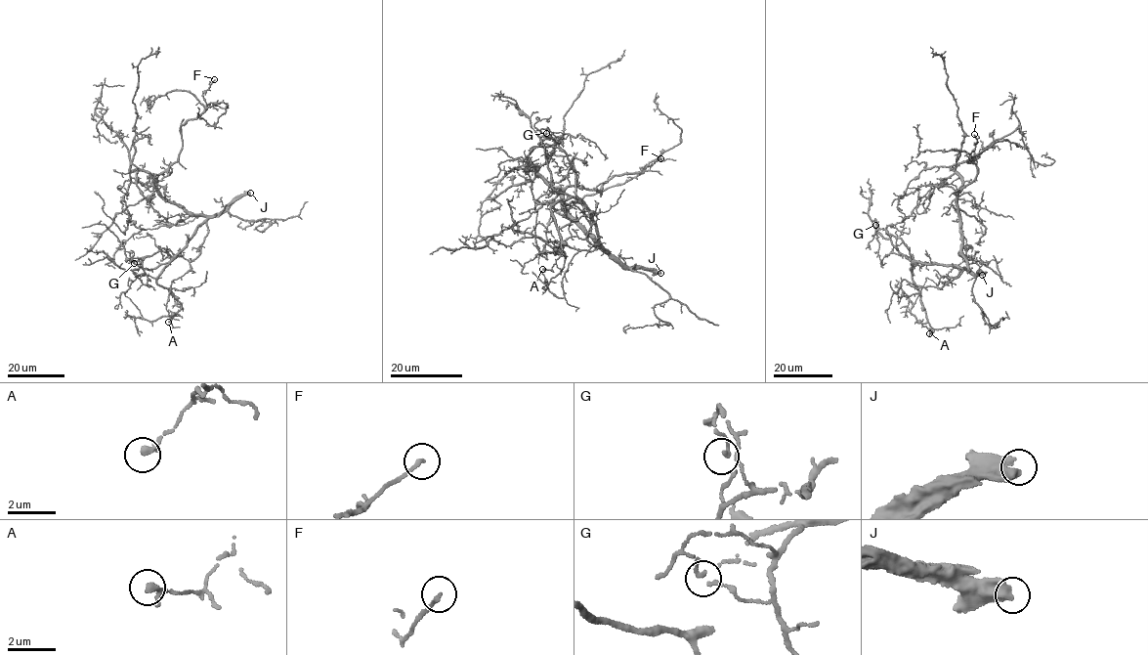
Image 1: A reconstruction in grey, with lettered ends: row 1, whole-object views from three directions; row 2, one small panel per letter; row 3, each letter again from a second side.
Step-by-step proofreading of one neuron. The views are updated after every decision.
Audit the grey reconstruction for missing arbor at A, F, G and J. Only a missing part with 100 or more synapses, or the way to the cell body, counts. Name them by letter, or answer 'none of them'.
J

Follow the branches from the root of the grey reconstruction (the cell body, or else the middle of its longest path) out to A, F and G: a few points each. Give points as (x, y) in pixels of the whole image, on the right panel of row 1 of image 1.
A: (958, 218), (965, 267), (912, 264), (912, 279), (927, 319), (922, 326), (932, 330), (929, 333)
F: (958, 218), (956, 192), (962, 190), (977, 173), (976, 163), (968, 159), (977, 143), (974, 134)
G: (958, 218), (960, 249), (966, 266), (963, 268), (914, 260), (902, 240), (878, 228), (875, 218), (875, 225)

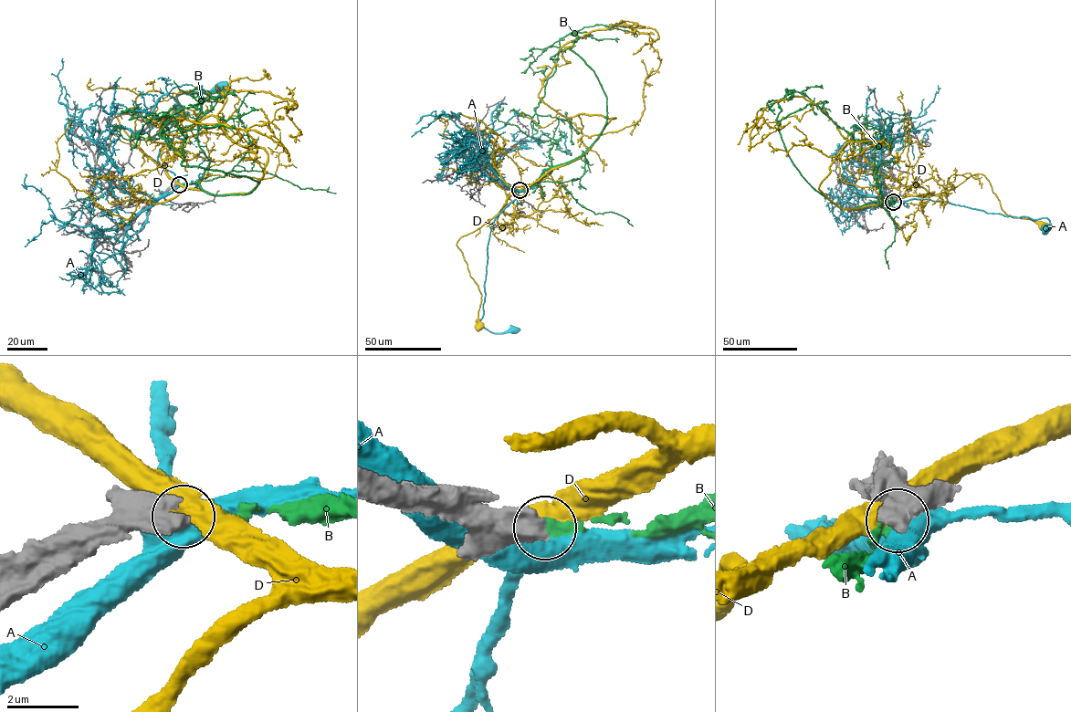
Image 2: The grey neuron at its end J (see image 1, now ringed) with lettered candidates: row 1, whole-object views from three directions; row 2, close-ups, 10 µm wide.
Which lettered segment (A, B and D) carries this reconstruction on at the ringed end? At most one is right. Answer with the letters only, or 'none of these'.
B

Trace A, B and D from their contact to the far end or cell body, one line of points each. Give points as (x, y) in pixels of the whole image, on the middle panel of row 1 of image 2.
A: (519, 191), (517, 198), (496, 217), (490, 231), (483, 315), (479, 321), (492, 332), (501, 333), (514, 329)
B: (519, 190), (581, 156), (605, 124), (602, 87), (572, 47), (551, 57), (535, 112), (567, 120), (571, 144)
D: (519, 190), (509, 196), (498, 213), (461, 237), (456, 244), (481, 295), (479, 327)

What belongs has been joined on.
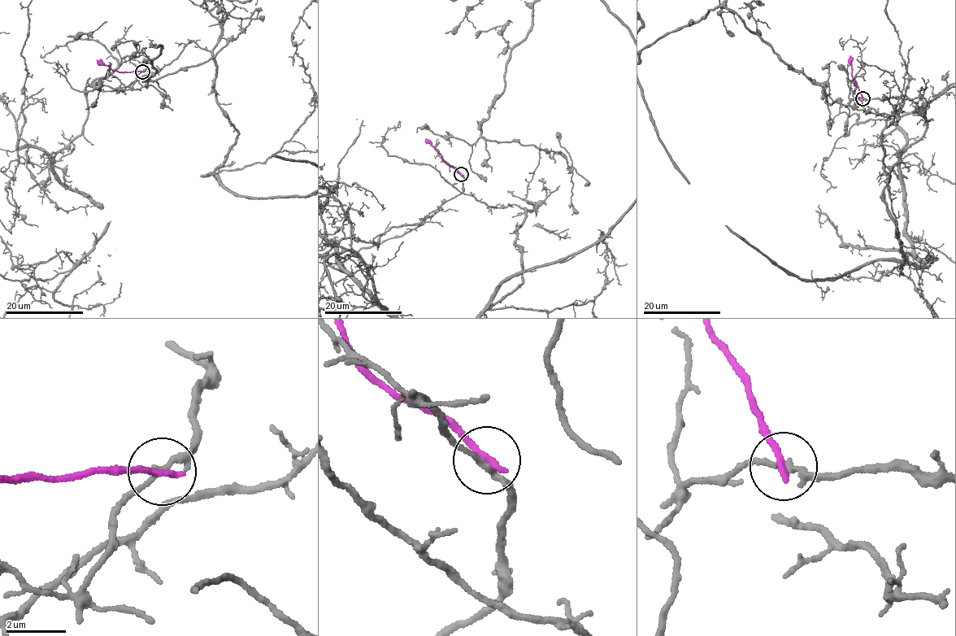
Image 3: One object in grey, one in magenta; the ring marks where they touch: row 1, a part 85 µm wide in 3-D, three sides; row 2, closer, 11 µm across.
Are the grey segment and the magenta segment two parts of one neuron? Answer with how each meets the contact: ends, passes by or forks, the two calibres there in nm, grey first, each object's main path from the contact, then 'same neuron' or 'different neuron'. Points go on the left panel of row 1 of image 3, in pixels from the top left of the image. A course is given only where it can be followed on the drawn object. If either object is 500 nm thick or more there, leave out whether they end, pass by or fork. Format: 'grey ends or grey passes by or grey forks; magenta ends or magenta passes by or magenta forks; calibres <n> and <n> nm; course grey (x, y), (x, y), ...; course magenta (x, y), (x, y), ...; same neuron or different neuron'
grey passes by; magenta ends; calibres 170 and 260 nm; course grey (142, 71), (85, 89), (58, 180), (316, 191), (145, 85), (256, 18); course magenta (142, 71), (123, 72), (97, 60); different neuron

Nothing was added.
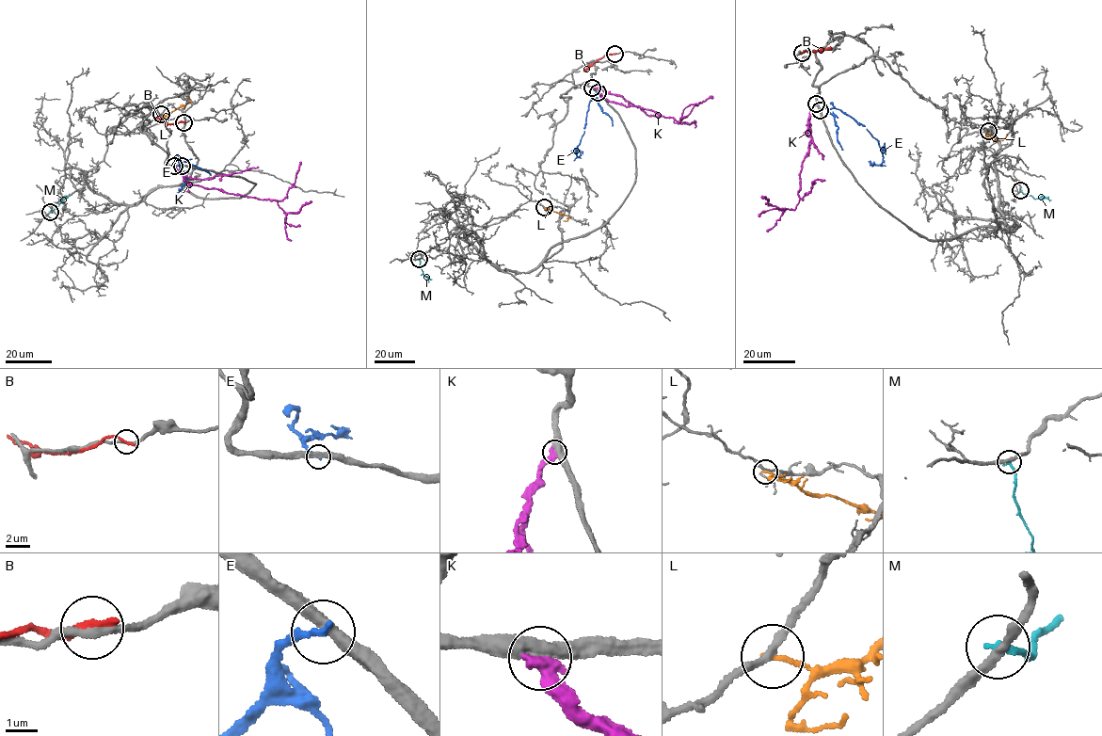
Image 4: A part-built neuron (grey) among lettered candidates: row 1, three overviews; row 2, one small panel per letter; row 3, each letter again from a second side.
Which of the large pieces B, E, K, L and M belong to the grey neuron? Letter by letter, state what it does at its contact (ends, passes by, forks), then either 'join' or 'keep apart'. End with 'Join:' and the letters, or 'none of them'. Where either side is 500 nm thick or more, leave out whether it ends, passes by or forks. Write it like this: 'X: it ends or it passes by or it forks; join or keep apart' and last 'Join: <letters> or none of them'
B: it ends; keep apart
E: it ends; keep apart
K: keep apart
L: it ends; keep apart
M: it ends; keep apart
Join: none of them

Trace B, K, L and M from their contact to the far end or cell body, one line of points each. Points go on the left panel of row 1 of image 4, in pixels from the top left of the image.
B: (183, 122), (167, 124), (156, 119)
K: (174, 166), (191, 184), (275, 200), (284, 212), (295, 213), (311, 200)
L: (161, 114), (167, 115), (191, 102), (185, 95)
M: (50, 212), (58, 207), (69, 194)

